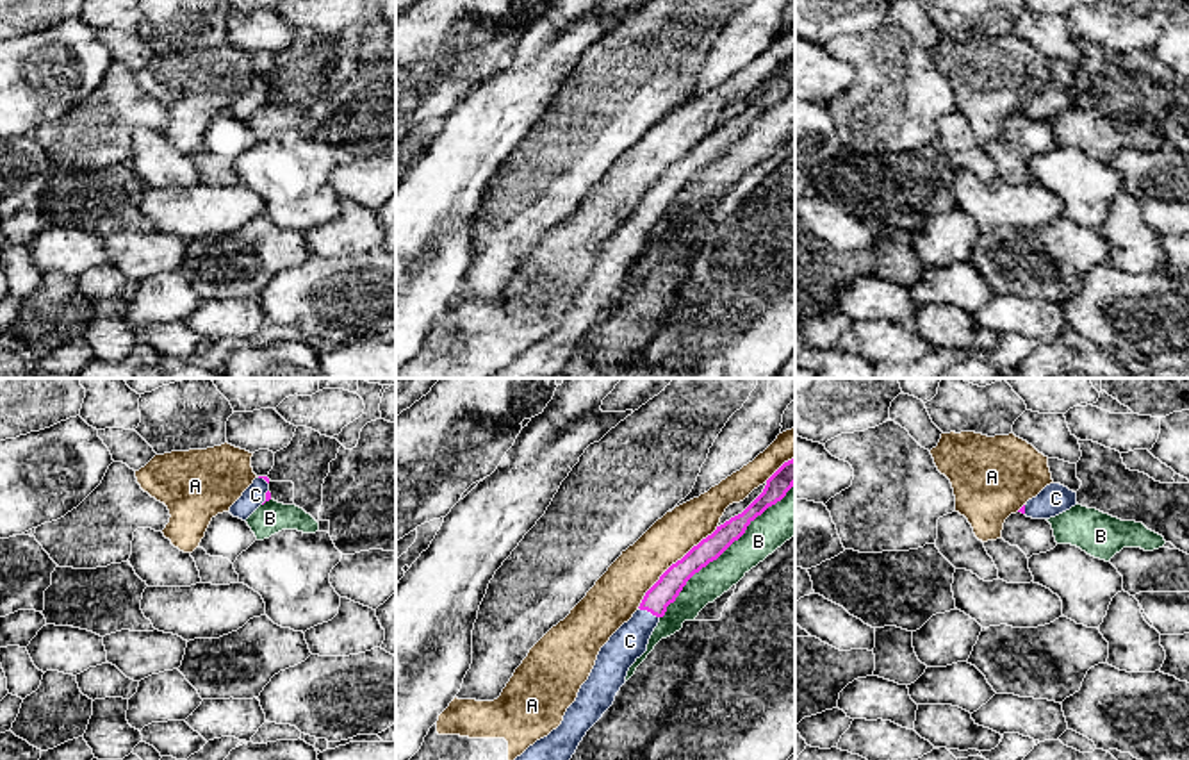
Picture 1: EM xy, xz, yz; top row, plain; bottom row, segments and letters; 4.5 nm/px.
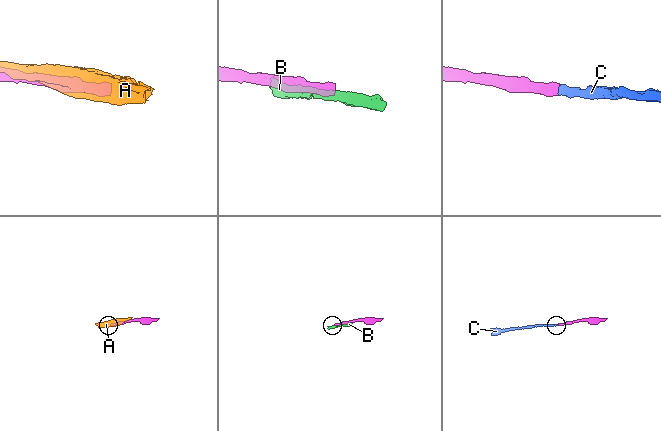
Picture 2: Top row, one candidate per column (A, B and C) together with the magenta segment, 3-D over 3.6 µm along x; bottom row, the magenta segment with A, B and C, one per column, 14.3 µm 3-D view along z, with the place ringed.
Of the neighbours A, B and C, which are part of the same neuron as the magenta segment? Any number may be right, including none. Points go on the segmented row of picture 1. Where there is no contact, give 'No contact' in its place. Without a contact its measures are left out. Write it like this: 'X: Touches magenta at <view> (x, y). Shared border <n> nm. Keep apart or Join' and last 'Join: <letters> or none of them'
A: Touches magenta at xz (676, 562). Shared border 500 nm. Keep apart
B: Touches magenta at xz (724, 550). Shared border 850 nm. Keep apart
C: Touches magenta at xz (649, 611). Shared border 110 nm. Join
Join: C

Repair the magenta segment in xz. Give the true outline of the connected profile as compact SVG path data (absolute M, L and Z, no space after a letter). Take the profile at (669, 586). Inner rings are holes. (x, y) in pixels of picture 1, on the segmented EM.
M795 457L767 480L763 492L742 514L717 526L711 535L672 564L645 592L633 617L601 648L588 680L567 708L562 724L515 760L570 760L586 731L613 705L617 692L626 683L629 667L647 651L654 628L686 582L717 560L758 516L781 501L793 485Z

